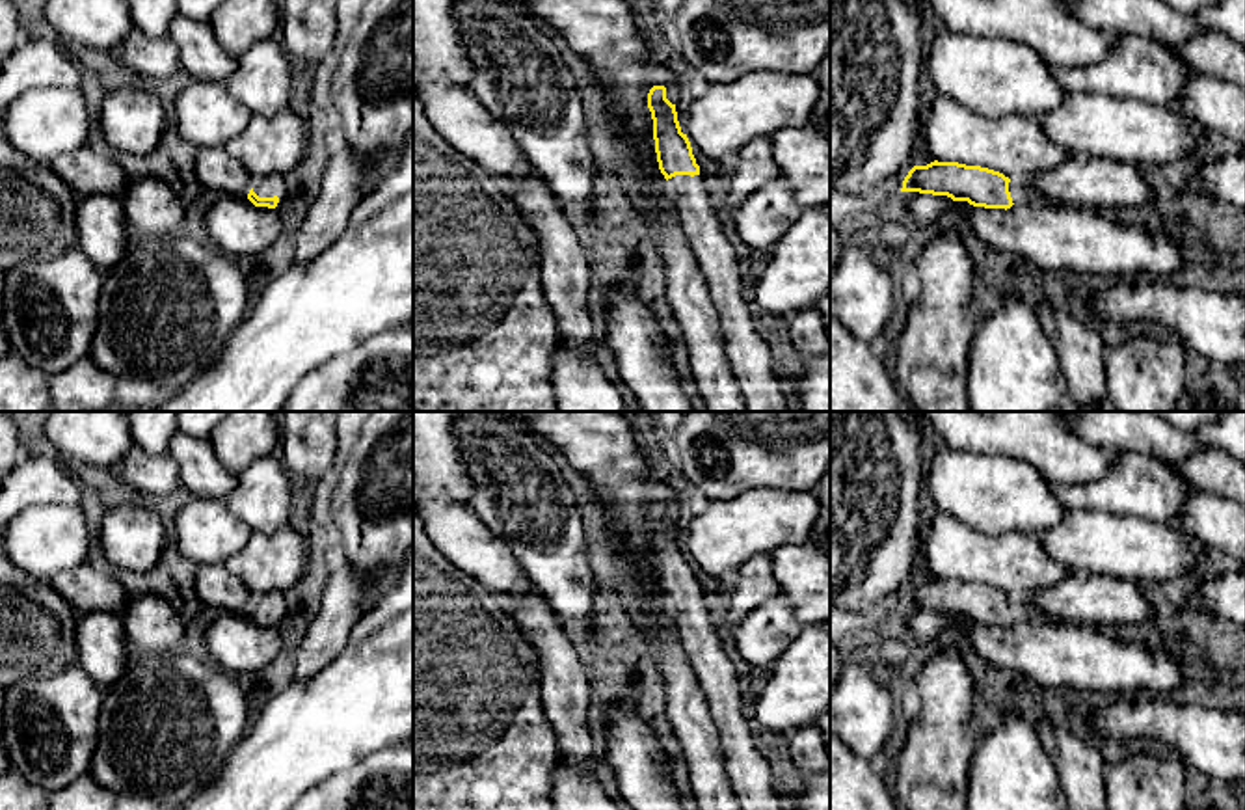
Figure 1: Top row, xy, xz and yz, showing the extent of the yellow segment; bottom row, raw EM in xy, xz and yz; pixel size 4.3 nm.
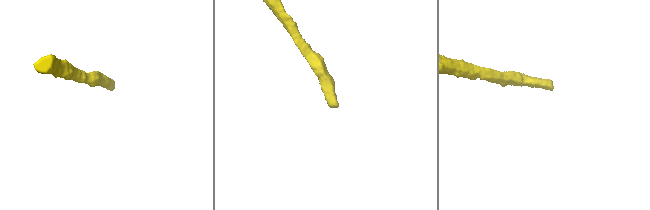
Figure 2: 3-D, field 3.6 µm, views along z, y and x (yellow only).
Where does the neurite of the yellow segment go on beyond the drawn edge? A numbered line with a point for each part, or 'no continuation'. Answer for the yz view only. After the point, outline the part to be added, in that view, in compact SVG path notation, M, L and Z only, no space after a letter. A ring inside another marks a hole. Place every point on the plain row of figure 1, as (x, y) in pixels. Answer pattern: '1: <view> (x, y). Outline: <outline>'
1: yz (1022, 609). Outline: M1016 594L1011 596L1009 600L1009 609L1012 614L1014 622L1027 622L1027 620L1046 620L1051 622L1050 616L1046 616L1044 613L1040 613L1029 600L1025 594Z

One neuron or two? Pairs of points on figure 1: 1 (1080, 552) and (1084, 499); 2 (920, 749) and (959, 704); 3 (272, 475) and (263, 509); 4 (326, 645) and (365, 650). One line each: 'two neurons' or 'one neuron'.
1: two neurons
2: one neuron
3: one neuron
4: two neurons

